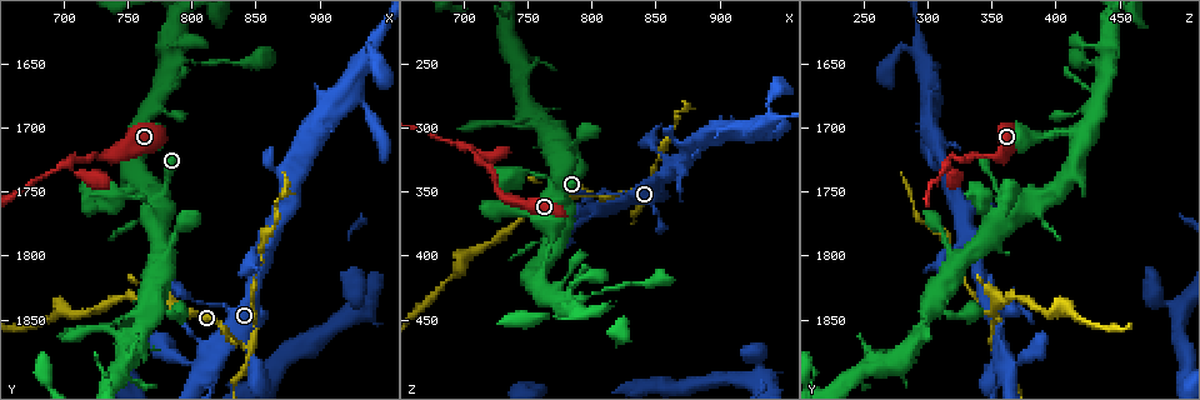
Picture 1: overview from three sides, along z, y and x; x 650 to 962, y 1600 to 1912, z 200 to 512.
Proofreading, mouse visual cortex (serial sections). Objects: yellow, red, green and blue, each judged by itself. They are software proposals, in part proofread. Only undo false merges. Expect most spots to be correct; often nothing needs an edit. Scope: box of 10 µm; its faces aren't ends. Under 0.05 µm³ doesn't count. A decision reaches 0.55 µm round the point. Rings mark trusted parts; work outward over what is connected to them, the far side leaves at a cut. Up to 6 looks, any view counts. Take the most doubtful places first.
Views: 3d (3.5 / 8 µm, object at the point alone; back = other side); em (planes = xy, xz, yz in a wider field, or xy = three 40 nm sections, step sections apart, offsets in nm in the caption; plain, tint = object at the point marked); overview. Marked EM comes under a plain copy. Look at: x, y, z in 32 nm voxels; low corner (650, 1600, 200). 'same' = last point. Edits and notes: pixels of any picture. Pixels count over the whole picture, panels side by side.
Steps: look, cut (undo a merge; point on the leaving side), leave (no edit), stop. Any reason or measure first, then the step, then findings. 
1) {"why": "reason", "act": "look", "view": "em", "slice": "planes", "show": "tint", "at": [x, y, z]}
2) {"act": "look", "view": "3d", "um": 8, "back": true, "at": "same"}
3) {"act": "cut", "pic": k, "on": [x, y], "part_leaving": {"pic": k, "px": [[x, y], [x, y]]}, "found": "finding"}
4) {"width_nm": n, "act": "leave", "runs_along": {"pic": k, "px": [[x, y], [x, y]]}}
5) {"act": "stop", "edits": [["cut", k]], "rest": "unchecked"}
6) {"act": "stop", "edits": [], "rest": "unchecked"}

{"why": "side arm on a straight run", "act": "look", "view": "em", "slice": "xy", "step": 2, "show": "tint", "at": [846, 1870, 352]}

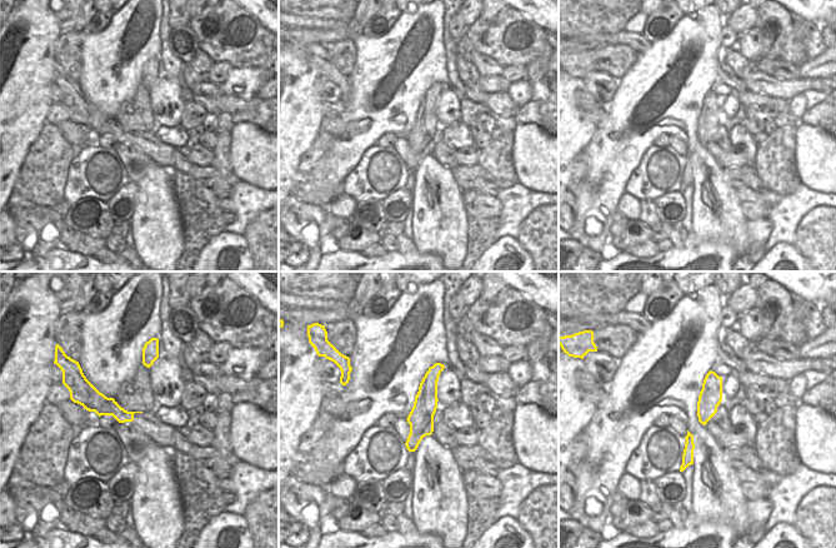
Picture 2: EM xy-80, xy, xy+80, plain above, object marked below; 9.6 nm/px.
{"act": "look", "view": "3d", "um": 3.5, "at": "same"}

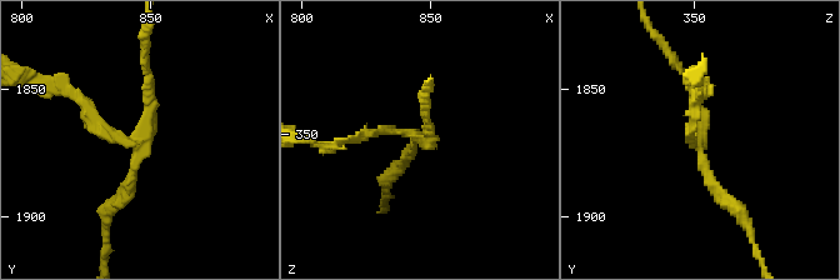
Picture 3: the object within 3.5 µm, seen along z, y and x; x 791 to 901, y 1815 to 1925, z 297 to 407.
{"arm_widths_nm": [100, 150, 150], "act": "cut", "pic": 3, "on": [711, 181], "part_leaving": {"pic": 3, "px": [[124, 141], [150, 115], [146, 45]]}, "found": "two cells meet here"}

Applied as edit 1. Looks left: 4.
{"why": "narrows sharply", "act": "look", "view": "3d", "um": 8, "at": [706, 1724, 316]}

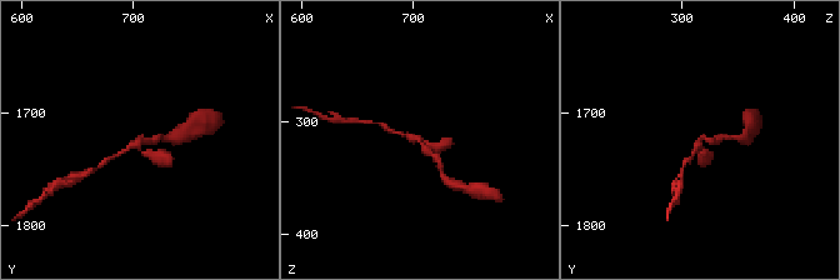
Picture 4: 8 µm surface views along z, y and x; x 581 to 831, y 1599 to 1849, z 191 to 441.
{"why": "zoom in", "act": "look", "view": "3d", "um": 3.5, "back": true, "at": "same"}

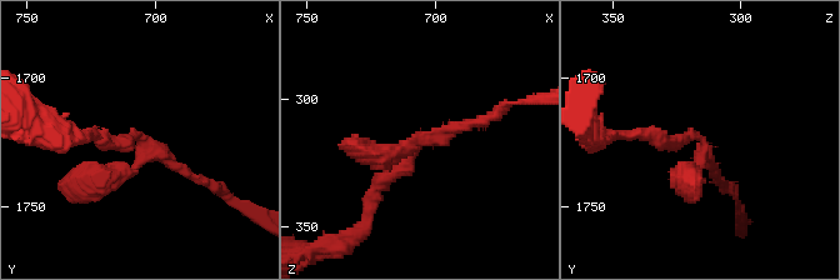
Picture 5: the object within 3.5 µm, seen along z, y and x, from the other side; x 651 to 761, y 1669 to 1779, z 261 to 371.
{"arms": 3, "arm_widths_nm": [150, 200, 300], "why": "now the EM", "act": "look", "view": "em", "slice": "xy", "step": 5, "show": "tint", "at": [706, 1721, 319]}

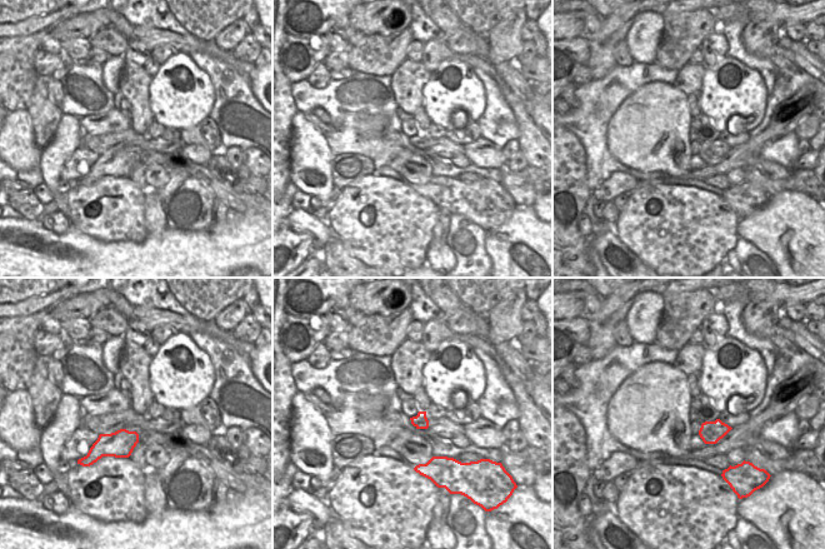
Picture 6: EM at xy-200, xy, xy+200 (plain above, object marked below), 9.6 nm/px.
{"act": "leave", "runs_along": {"pic": 5, "px": [[634, 135], [700, 139], [684, 178]]}, "found": "continuous, no second cell"}

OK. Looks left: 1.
{"act": "stop", "edits": [["cut", 3]], "rest": "unchecked"}

